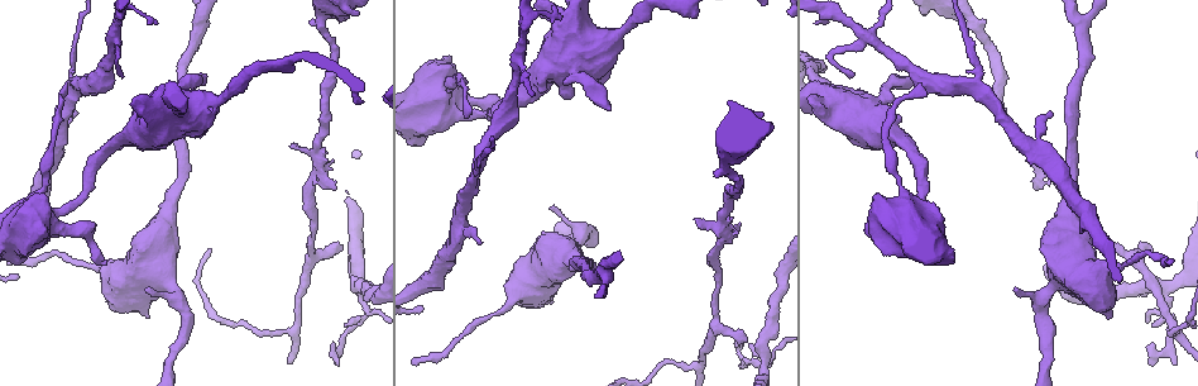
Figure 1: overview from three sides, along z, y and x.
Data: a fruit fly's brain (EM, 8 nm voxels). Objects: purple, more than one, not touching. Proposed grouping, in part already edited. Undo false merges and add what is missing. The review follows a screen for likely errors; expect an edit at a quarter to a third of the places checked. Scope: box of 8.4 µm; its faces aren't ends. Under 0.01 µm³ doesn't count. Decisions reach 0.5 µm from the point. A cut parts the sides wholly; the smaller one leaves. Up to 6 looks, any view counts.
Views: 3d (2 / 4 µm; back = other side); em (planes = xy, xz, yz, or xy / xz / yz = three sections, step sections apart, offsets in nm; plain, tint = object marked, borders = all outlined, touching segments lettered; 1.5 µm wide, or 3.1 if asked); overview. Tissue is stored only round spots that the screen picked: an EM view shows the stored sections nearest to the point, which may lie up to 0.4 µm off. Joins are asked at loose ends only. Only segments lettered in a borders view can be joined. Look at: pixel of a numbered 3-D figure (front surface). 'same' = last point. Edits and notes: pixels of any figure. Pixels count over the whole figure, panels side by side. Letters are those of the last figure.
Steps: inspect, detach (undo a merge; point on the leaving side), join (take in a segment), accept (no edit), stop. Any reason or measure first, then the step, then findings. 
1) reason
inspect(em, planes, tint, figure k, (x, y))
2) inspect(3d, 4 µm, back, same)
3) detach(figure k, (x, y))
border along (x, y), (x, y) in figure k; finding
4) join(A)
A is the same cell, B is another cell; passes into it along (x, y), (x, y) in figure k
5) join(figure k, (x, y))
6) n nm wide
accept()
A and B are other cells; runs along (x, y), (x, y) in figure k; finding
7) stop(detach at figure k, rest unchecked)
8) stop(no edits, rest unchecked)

an open end
inspect(em, xz, step 8, borders, figure 1, (1035, 189))

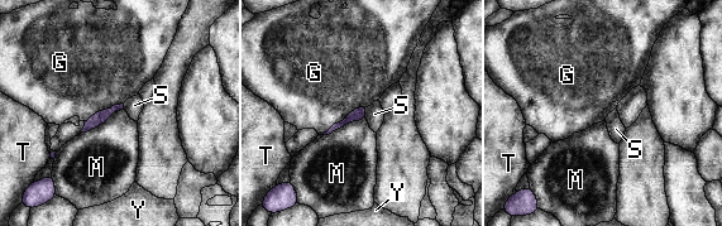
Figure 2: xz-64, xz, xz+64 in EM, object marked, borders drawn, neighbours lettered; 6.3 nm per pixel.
inspect(em, yz, step 4, borders, same)

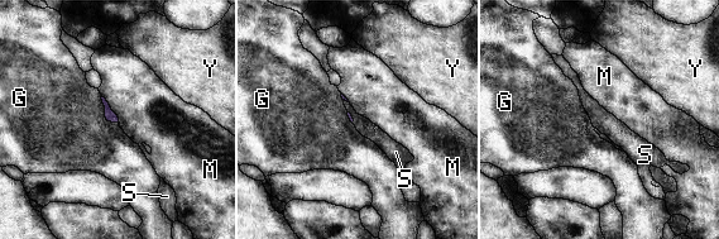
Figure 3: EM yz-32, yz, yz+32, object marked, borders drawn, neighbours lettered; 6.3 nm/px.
accept()
G, M, S and Y are other cells; border along (100, 96), (104, 116), (118, 125) in figure 3; none of them fits

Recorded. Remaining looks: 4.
calibre changes
inspect(em, planes, borders, figure 1, (84, 231))

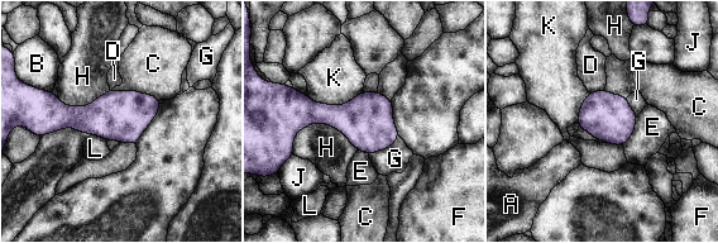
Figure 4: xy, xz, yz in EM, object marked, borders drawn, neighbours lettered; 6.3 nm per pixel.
accept()
A, B, C, D, E, F, G, H, J, K and L are other cells; border along (292, 141), (326, 123), (357, 149) in figure 4; all the same cell

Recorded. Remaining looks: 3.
inspect(3d, 2 µm, figure 1, (855, 72))

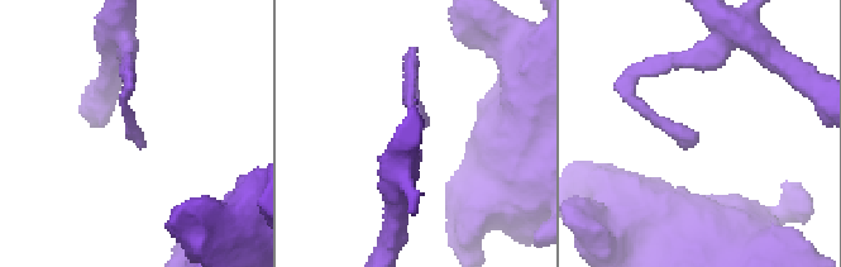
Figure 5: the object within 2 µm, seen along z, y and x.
inspect(em, planes, plain, figure 5, (133, 137))

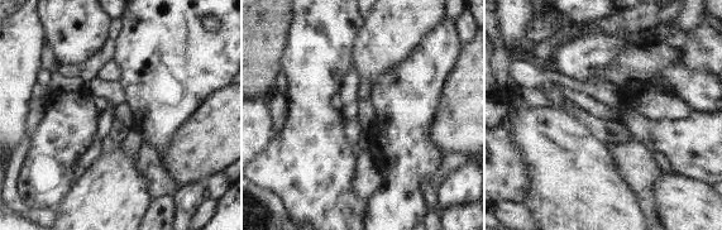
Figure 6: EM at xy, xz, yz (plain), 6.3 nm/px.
what lies round it
inspect(em, planes, borders, same)

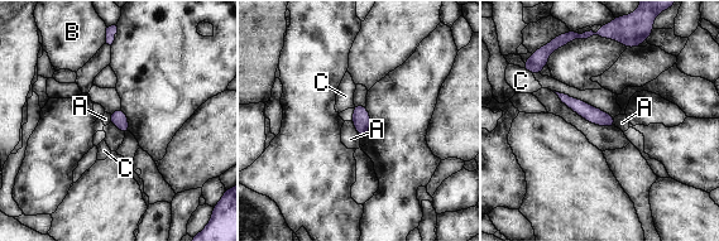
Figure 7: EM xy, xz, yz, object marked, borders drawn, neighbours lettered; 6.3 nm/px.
A touches over 130 nm
accept()
A, B and C are other cells; no lettered segment goes on from it

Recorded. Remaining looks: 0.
stop(no edits, rest unchecked)

